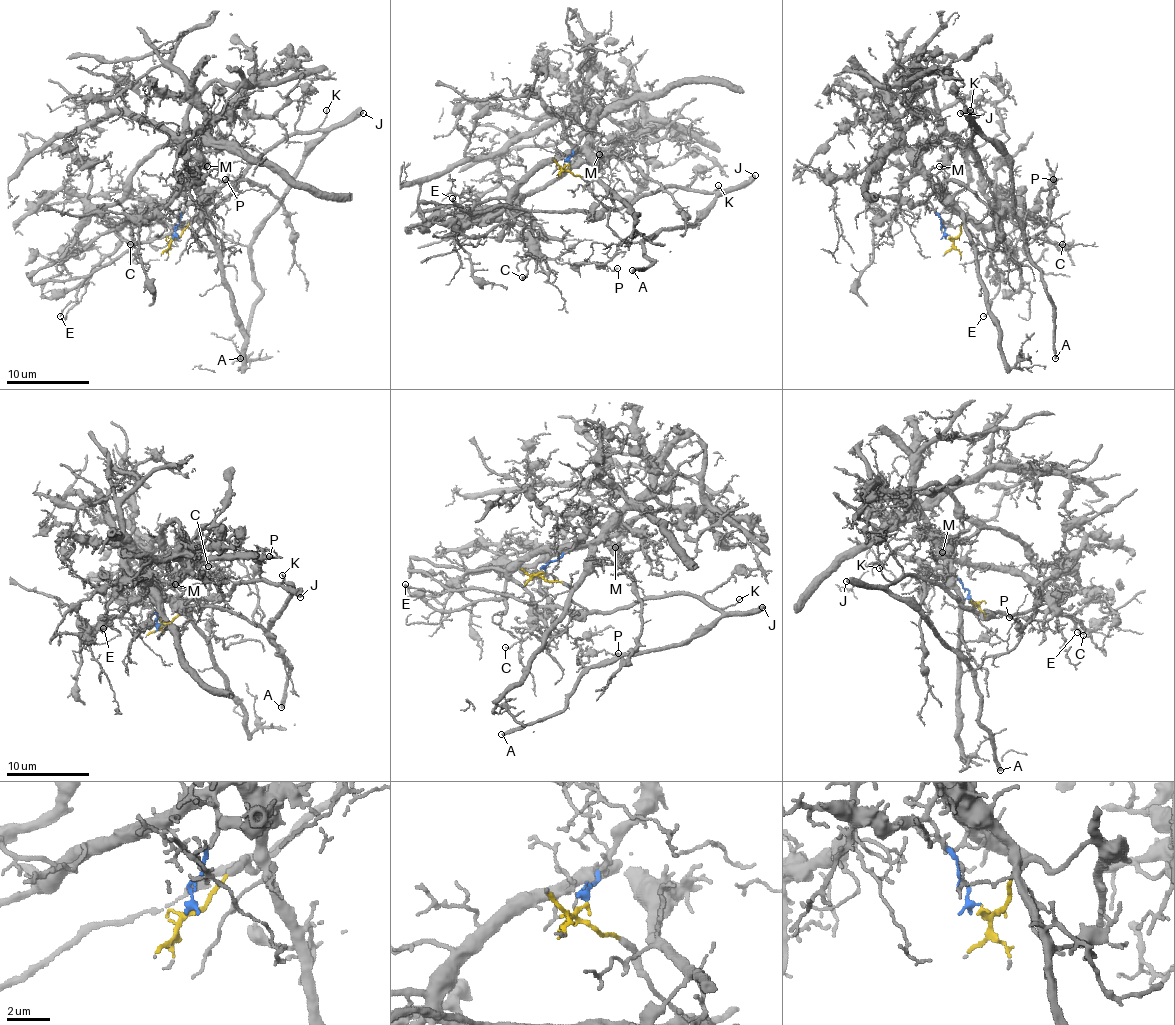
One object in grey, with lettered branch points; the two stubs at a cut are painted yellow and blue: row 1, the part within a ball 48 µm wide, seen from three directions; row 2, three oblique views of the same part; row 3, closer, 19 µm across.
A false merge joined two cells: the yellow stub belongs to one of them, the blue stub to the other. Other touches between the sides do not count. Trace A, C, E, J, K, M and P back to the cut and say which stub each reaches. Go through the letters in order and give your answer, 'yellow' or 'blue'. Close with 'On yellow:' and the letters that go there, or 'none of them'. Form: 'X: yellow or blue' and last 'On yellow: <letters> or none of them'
A: yellow
C: blue
E: yellow
J: yellow
K: yellow
M: blue
P: yellow
On yellow: A, E, J, K, P

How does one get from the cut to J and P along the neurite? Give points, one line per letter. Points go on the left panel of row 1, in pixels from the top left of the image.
J: (176, 234), (178, 238), (197, 217), (201, 222), (238, 178), (274, 147), (295, 134), (332, 130), (363, 113)
P: (176, 234), (201, 222), (274, 147), (322, 130), (280, 207), (247, 245), (205, 213), (205, 199), (226, 180)

